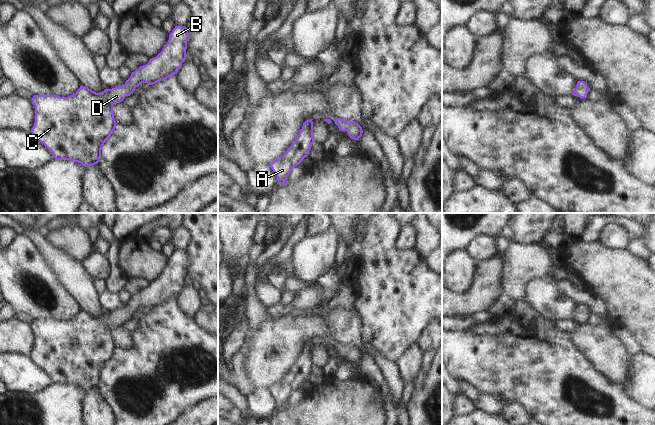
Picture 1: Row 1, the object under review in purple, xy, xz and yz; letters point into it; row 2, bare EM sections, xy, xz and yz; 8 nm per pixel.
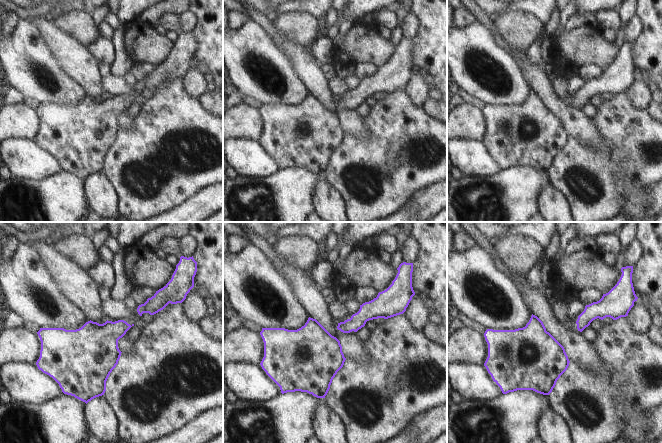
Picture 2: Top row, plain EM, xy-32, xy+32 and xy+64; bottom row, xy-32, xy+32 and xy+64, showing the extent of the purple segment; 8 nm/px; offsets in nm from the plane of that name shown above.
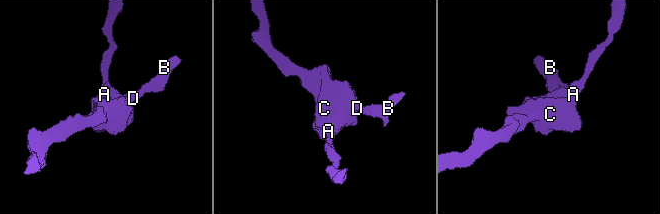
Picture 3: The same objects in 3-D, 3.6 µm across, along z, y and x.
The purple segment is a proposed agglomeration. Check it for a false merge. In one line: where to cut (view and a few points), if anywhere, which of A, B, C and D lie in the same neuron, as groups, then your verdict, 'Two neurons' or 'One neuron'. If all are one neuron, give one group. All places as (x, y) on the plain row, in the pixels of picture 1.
No split. Groups: A B C D. One neuron.

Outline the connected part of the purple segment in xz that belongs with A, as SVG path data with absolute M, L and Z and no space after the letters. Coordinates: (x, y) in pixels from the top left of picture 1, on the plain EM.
M310 343L303 347L297 363L287 373L286 377L270 388L270 391L279 404L279 408L287 409L287 401L292 393L308 380L312 368L315 366L313 362L312 344Z

